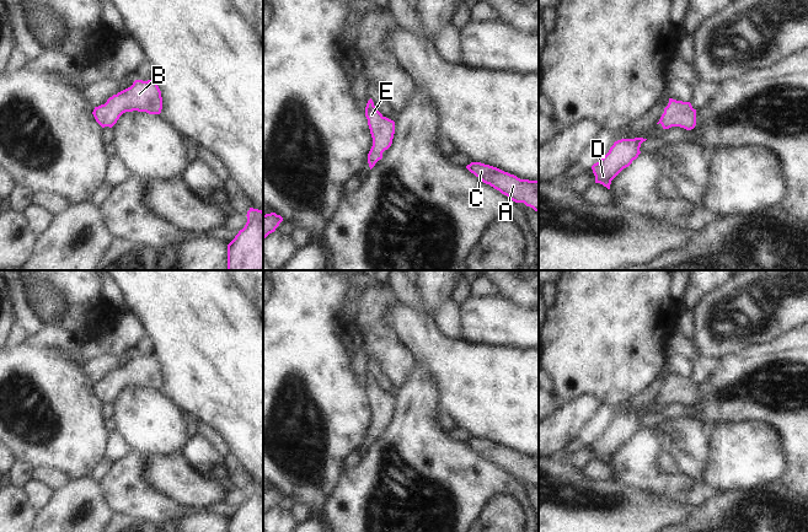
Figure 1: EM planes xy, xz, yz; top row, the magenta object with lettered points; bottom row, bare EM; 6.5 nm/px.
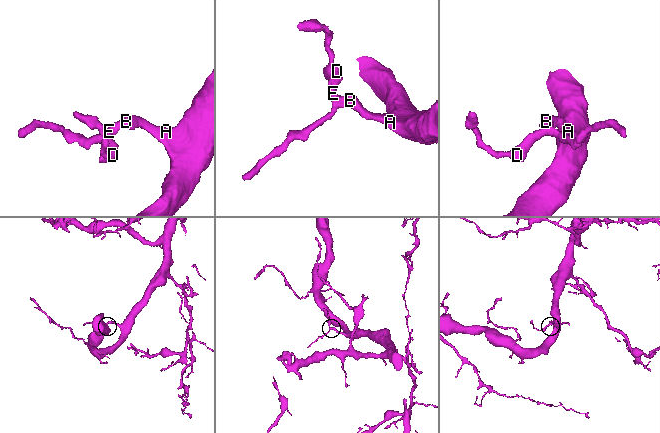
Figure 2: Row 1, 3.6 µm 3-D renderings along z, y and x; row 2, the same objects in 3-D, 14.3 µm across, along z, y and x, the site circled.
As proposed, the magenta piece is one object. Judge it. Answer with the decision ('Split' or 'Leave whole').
Leave whole.

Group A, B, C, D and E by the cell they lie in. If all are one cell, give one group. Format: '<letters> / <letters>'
A B C D E

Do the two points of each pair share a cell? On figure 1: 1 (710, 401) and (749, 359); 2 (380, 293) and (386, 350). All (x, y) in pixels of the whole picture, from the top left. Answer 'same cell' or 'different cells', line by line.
1: same cell
2: same cell

